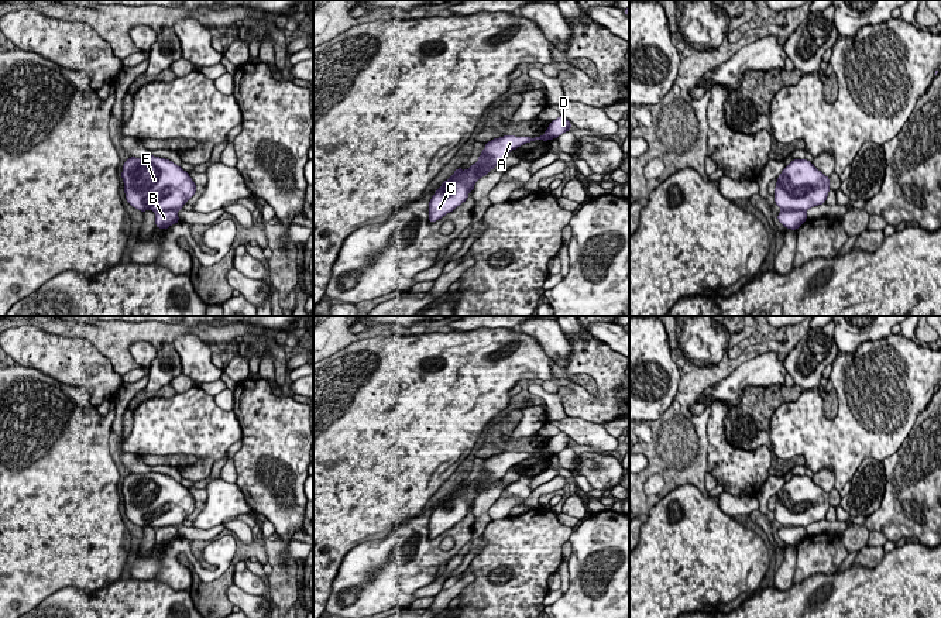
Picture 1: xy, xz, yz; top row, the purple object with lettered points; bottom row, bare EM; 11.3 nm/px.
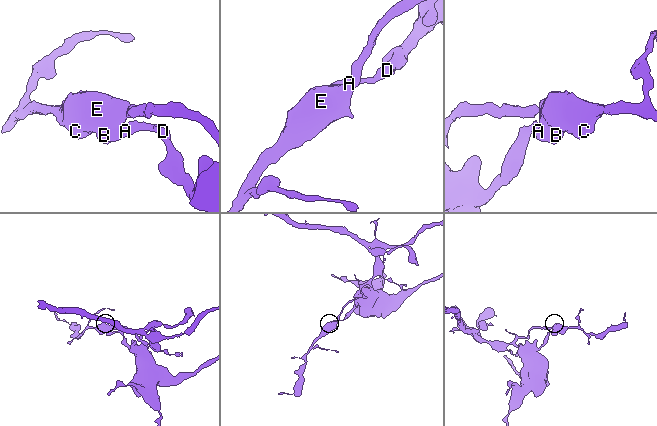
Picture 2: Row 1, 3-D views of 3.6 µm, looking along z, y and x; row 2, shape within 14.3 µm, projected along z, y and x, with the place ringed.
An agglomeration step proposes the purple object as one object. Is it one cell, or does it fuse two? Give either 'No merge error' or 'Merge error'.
Merge error

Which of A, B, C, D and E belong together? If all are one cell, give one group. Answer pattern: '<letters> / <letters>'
A B D / C E

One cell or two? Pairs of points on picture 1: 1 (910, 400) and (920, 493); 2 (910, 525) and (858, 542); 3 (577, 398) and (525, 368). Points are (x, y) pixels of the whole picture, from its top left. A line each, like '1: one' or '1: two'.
1: two
2: two
3: two

